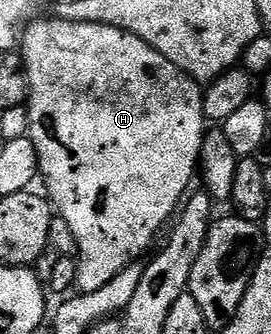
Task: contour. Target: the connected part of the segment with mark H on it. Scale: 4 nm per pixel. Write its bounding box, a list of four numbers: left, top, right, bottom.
[21,18,209,295]

